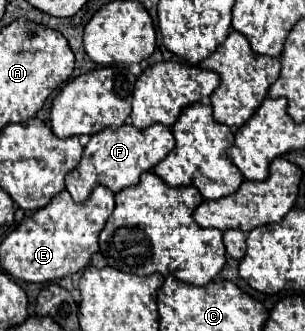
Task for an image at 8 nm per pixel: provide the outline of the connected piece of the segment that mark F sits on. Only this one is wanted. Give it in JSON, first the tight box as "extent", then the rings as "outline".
{"extent":[66,125,174,201],"outline":[[[122,125],[118,129],[104,129],[90,137],[84,147],[82,161],[74,173],[66,175],[66,191],[74,201],[84,201],[96,185],[106,185],[110,191],[132,187],[144,171],[152,171],[160,159],[164,159],[174,149],[174,137],[170,127],[152,125],[150,129],[134,129],[132,125]]]}

